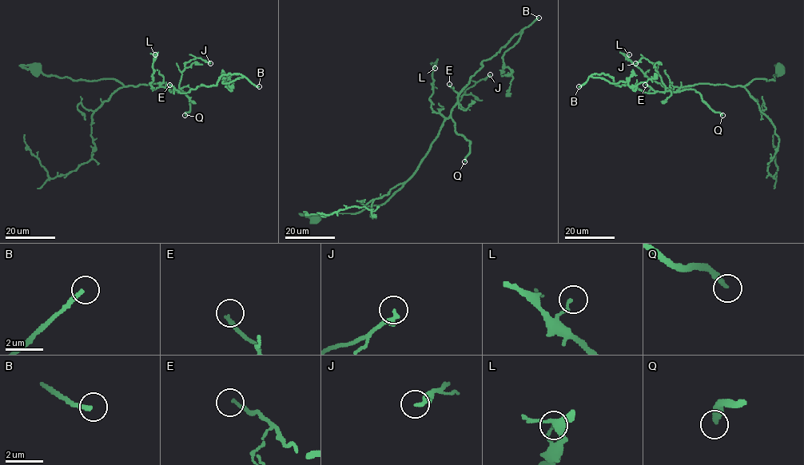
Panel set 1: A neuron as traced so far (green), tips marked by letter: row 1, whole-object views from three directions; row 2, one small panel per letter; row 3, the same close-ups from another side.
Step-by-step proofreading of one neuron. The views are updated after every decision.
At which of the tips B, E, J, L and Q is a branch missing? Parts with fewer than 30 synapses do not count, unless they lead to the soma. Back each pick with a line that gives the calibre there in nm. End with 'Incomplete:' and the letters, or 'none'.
B: Thickness 200 nm
Q: Thickness 280 nm
Incomplete: B, Q

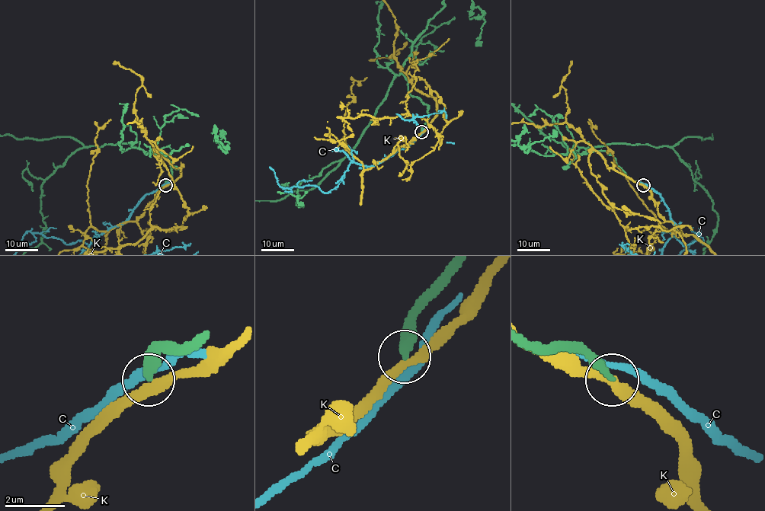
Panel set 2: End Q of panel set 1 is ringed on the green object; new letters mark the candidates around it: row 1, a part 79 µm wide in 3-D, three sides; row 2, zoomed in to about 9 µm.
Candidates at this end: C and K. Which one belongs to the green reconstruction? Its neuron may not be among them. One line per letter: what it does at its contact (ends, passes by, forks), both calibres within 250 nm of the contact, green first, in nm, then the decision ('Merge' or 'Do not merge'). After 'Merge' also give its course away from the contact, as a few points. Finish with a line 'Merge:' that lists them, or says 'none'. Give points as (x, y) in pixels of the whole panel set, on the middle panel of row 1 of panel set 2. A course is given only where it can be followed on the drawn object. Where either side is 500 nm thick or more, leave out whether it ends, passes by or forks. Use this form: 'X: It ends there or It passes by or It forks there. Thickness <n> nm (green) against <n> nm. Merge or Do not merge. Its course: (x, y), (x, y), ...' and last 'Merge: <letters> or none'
C: It passes by. Thickness 420 nm (green) against 240 nm. Do not merge
K: It passes by. Thickness 320 nm (green) against 280 nm. Do not merge
Merge: none

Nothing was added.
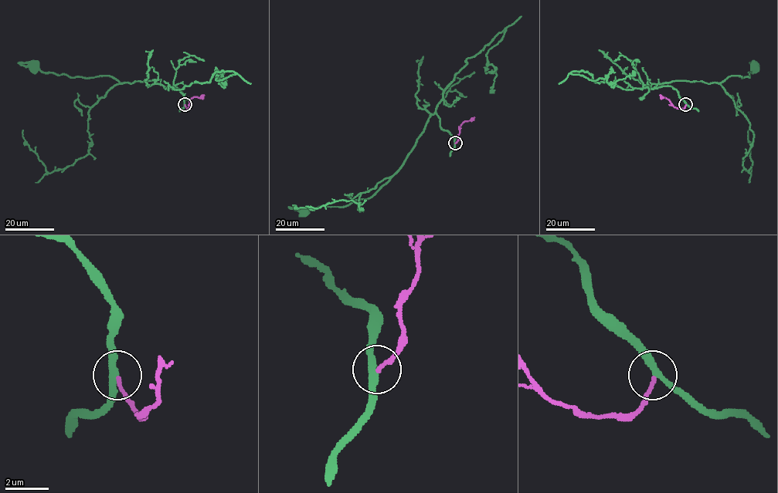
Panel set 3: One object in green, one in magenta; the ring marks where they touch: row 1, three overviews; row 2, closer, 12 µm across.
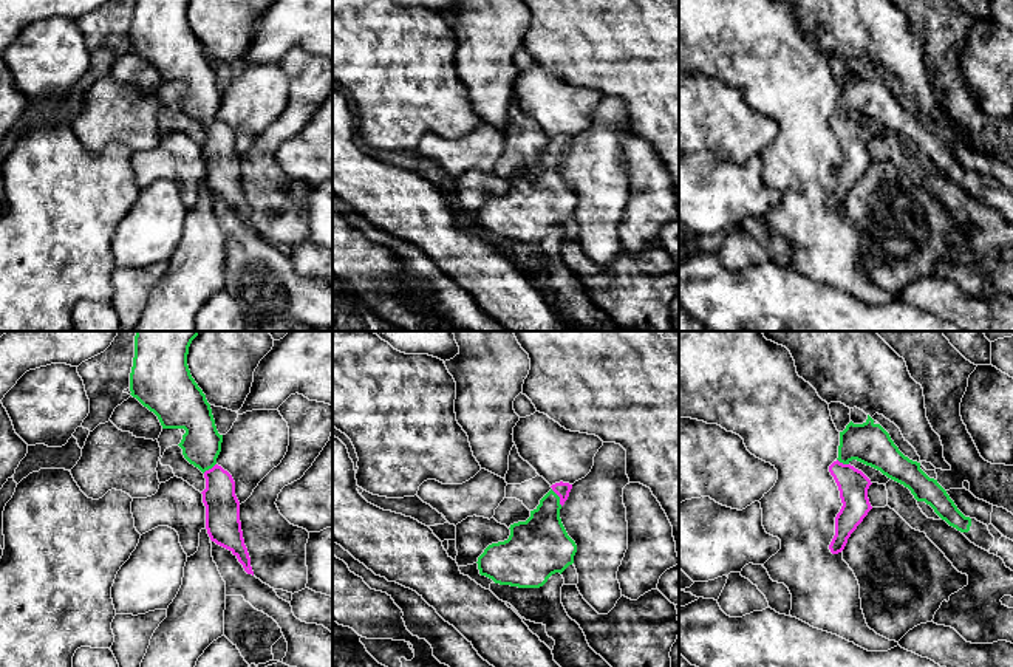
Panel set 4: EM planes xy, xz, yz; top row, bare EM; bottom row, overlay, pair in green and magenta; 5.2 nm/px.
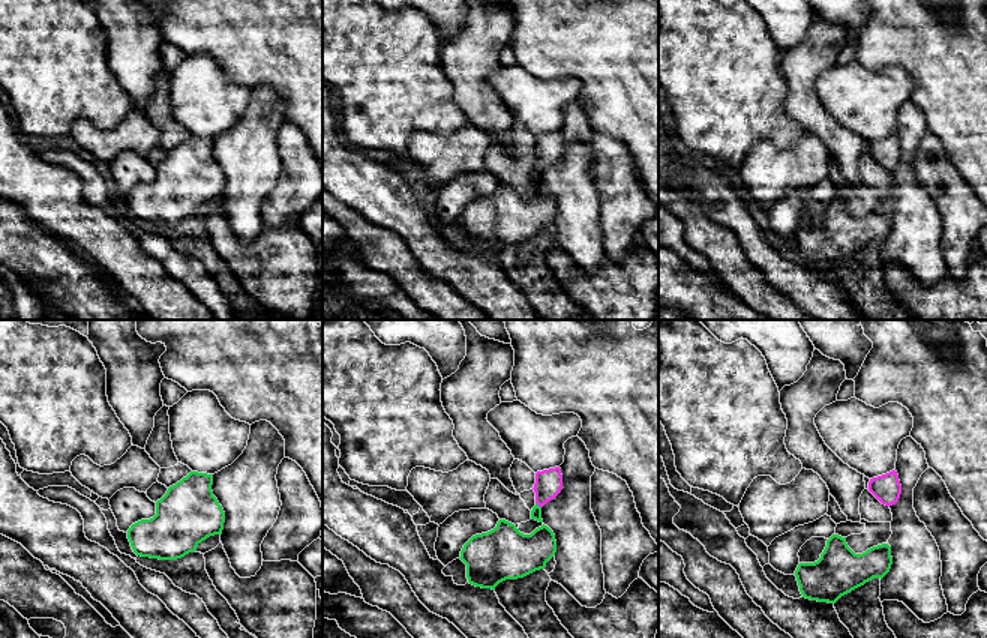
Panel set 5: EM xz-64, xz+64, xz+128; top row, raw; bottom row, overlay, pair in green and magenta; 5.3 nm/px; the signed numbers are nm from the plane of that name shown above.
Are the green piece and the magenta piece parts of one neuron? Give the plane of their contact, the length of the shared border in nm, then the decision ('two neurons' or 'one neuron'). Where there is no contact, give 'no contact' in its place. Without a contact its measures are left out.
contact in xz; length 110 nm; one neuron

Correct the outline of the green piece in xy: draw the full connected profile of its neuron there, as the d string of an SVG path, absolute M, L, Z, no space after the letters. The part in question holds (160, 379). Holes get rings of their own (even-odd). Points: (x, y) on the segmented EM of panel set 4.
M136 331L130 395L158 416L162 429L186 430L178 446L184 458L204 474L206 489L201 494L207 534L254 576L241 531L235 481L217 464L223 435L187 365L189 347L198 333Z

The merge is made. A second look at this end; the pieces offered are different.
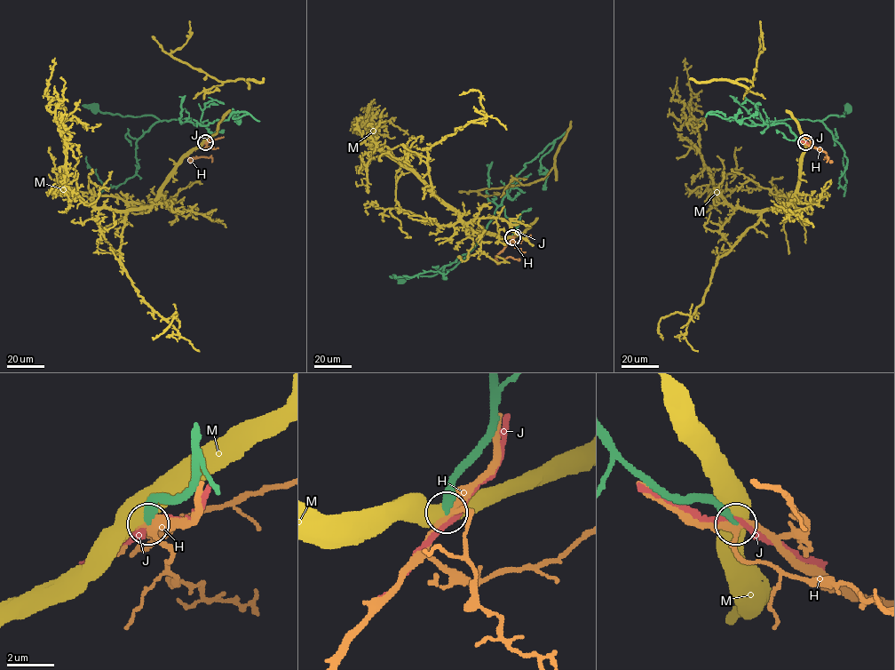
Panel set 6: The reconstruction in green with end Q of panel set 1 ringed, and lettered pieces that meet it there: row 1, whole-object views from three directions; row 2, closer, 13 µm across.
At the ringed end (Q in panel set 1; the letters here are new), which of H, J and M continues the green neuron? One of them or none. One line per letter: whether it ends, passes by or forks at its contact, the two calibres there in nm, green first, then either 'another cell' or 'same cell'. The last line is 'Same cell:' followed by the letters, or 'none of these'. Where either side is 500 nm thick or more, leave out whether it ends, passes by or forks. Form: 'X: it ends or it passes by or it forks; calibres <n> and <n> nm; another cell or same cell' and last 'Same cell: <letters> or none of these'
H: it forks; calibres 360 and 360 nm; another cell
J: it passes by; calibres 280 and 200 nm; another cell
M: calibres 400 and 550 nm; another cell
Same cell: none of these

